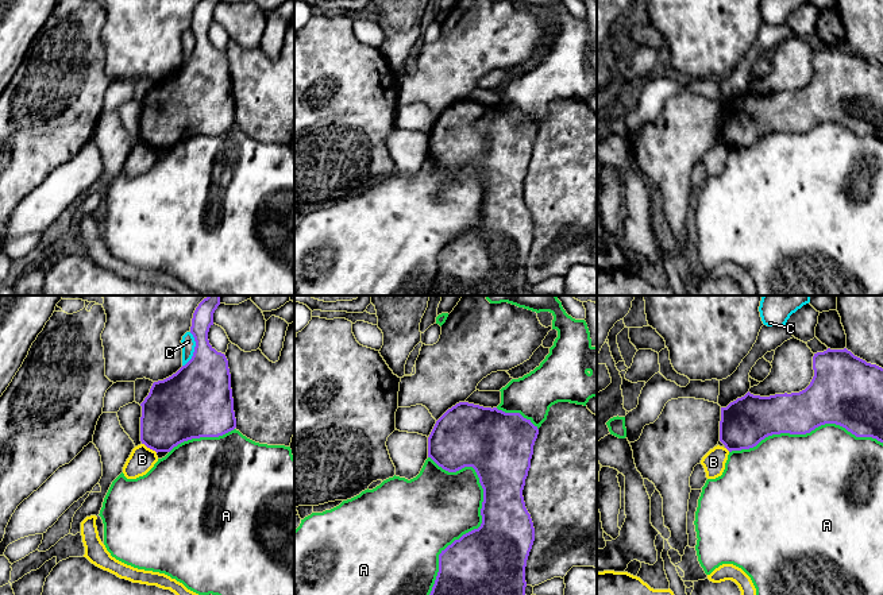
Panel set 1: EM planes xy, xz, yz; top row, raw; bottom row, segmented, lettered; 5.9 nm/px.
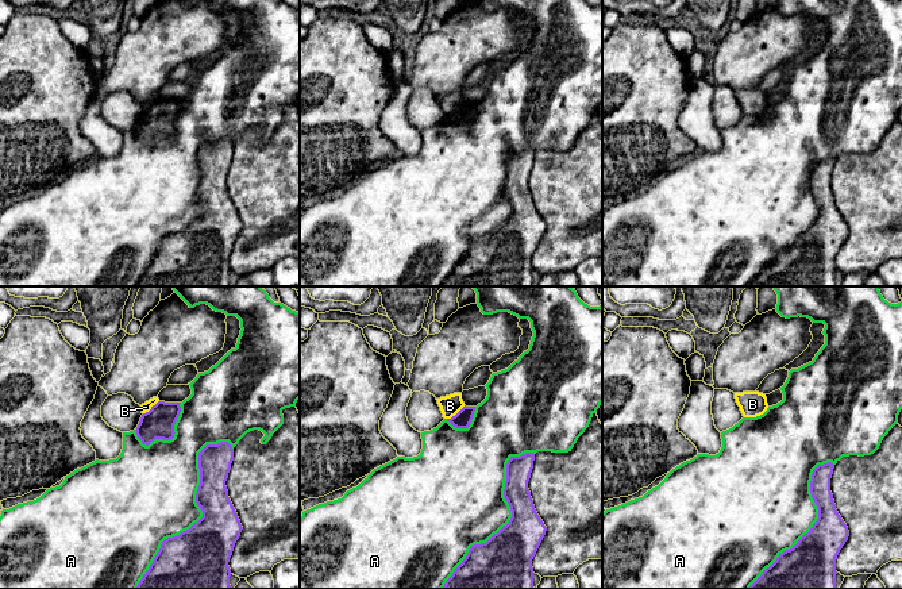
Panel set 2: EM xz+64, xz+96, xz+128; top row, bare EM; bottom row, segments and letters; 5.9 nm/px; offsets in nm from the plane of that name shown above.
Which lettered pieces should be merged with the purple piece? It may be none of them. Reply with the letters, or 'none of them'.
none of them

